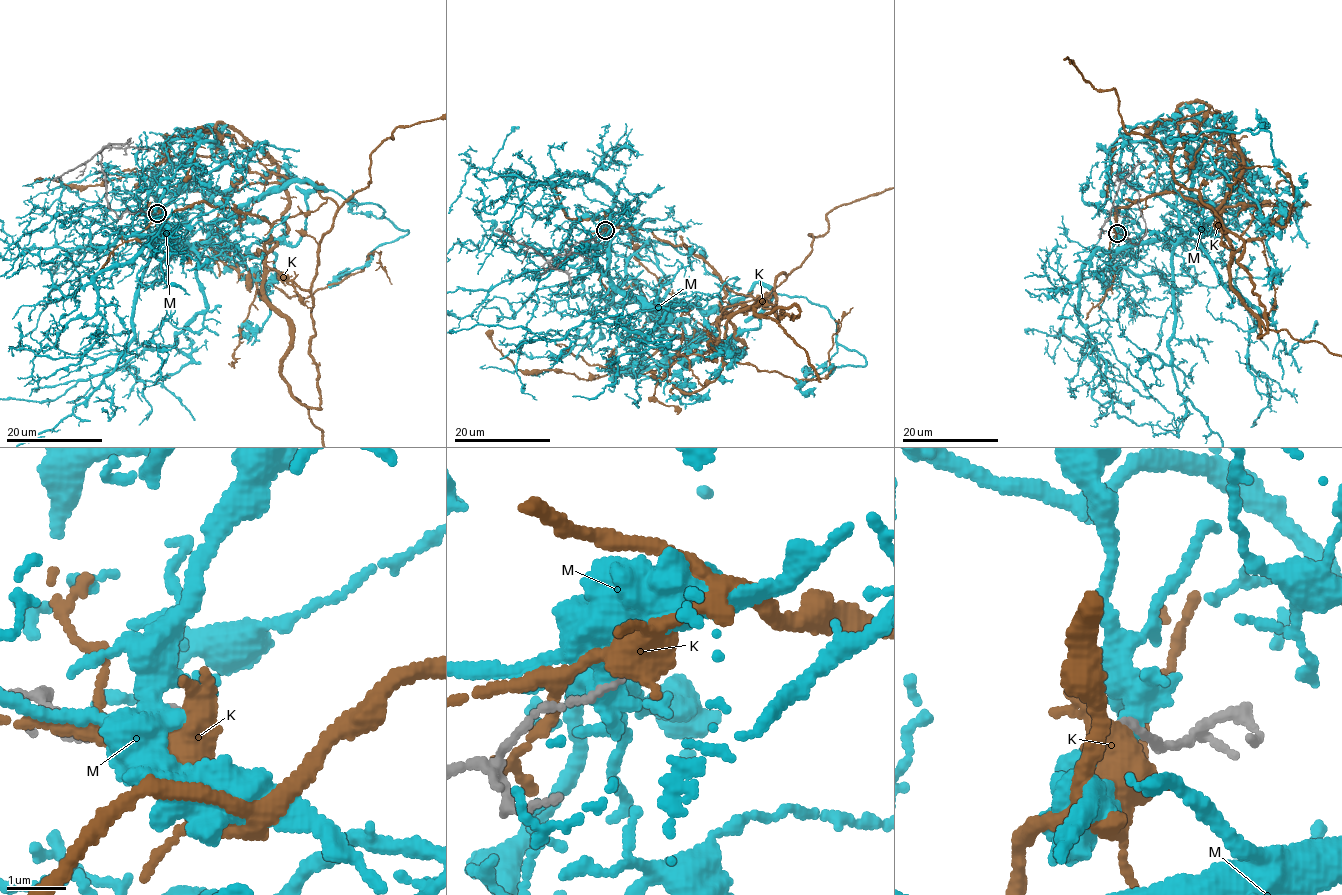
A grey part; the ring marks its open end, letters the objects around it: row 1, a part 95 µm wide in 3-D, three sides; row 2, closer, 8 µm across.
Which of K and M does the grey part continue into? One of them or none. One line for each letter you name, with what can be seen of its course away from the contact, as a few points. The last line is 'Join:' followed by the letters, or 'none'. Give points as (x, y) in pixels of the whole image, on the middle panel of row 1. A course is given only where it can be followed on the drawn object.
Join: K

